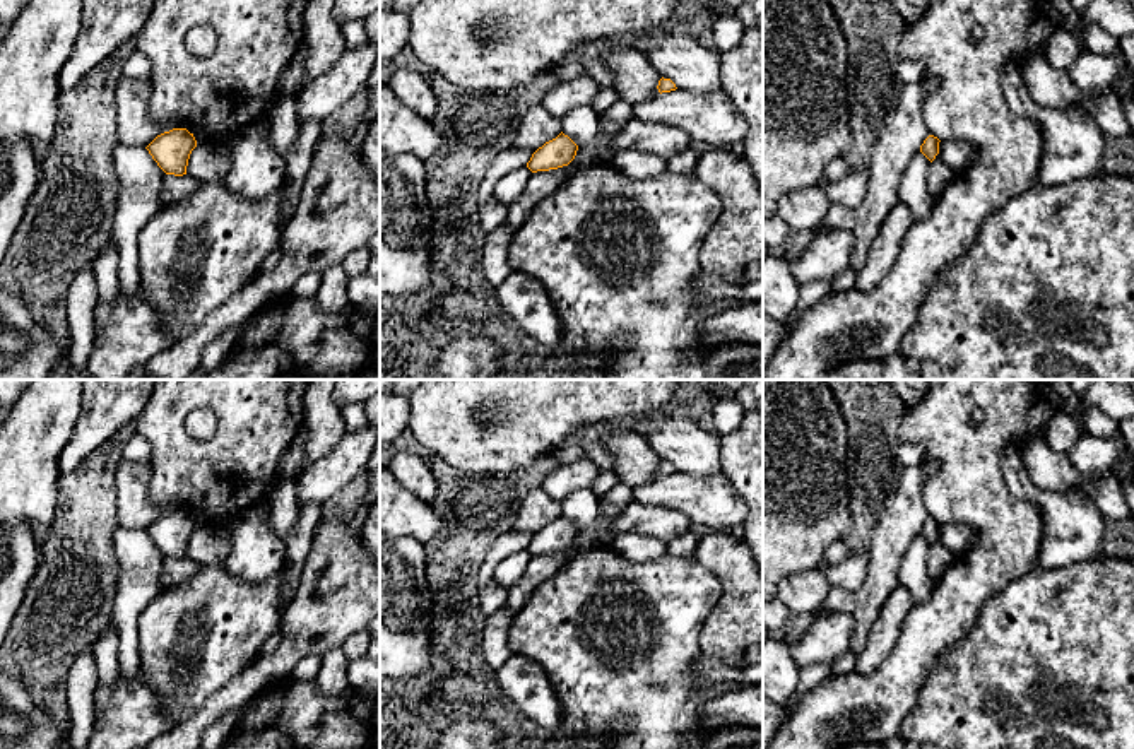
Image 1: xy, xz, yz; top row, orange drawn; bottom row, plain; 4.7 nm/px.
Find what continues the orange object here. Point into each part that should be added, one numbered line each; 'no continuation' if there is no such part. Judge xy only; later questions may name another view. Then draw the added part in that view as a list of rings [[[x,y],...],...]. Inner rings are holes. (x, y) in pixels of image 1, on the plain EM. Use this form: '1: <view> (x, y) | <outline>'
no continuation

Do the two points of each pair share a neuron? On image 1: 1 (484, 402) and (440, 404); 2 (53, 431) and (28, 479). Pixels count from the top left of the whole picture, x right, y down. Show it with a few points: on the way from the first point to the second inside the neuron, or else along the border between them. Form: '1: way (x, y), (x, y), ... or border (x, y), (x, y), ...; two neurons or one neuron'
1: way (474, 404), (450, 404); one neuron
2: way (41, 443), (28, 457), (28, 467); one neuron

